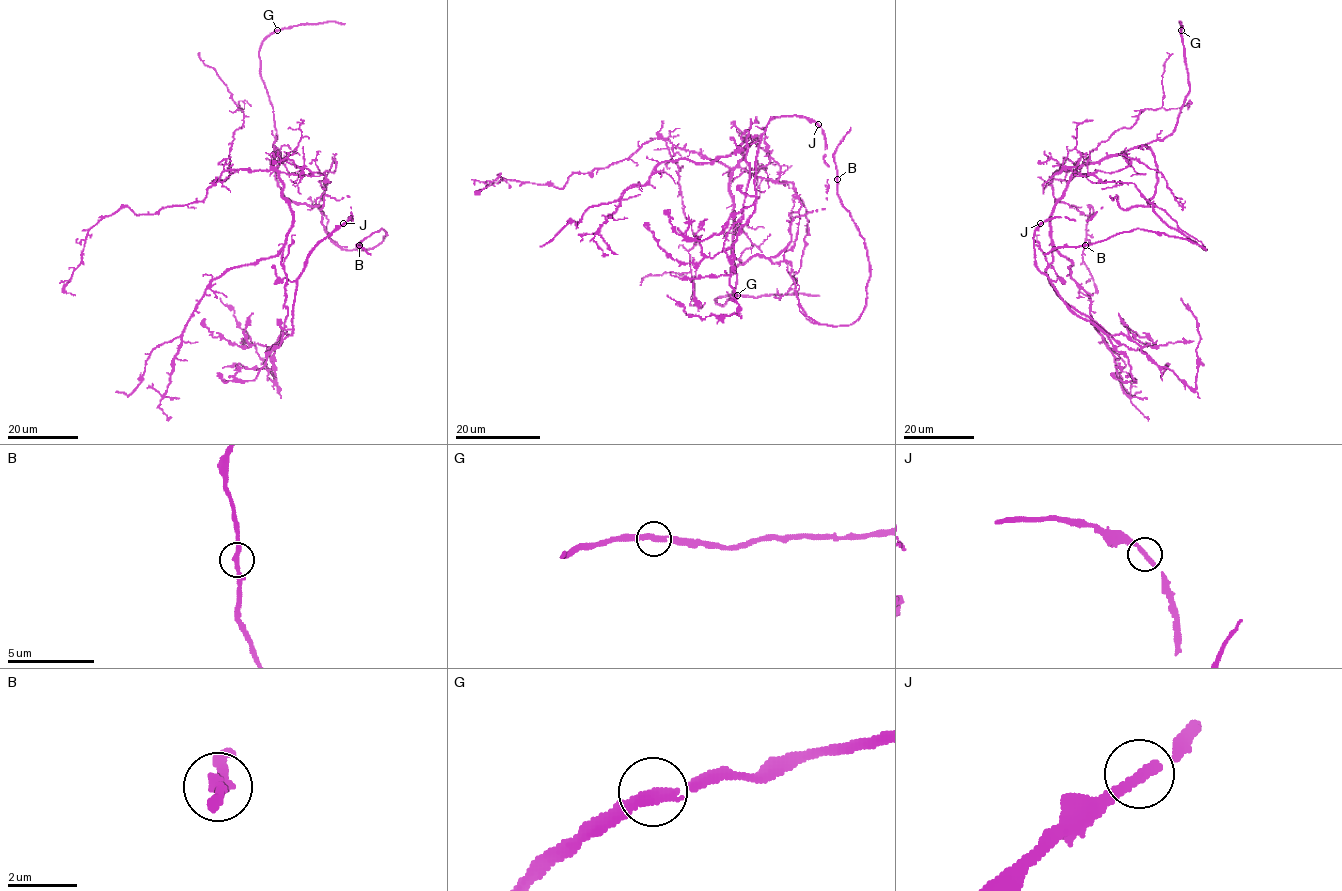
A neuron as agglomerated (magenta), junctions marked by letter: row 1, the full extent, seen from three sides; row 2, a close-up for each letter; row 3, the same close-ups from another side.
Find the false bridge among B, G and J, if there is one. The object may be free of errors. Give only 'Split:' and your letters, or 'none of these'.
Split: none of these

